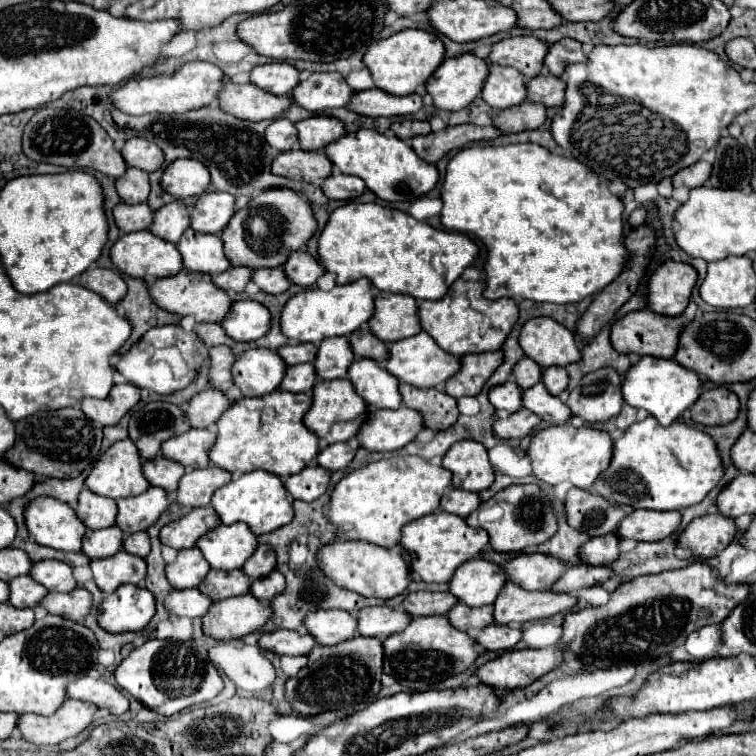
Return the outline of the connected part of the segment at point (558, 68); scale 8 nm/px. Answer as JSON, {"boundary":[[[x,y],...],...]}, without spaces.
{"boundary":[[[571,38],[555,42],[545,56],[545,66],[553,76],[561,76],[567,64],[577,64],[577,62],[587,62],[587,56],[583,52],[581,42],[573,42]]]}

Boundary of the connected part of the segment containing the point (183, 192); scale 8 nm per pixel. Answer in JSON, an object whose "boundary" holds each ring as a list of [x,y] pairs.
{"boundary":[[[179,158],[167,166],[161,186],[175,198],[201,196],[209,186],[209,170],[193,158]]]}

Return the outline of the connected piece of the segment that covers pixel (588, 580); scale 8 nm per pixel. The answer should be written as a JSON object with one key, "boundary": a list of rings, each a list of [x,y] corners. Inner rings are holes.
{"boundary":[[[577,564],[565,570],[565,574],[555,582],[553,590],[557,592],[567,592],[571,594],[573,590],[579,590],[583,586],[593,586],[593,584],[601,584],[609,578],[613,578],[613,570],[609,566],[585,566],[585,564]]]}

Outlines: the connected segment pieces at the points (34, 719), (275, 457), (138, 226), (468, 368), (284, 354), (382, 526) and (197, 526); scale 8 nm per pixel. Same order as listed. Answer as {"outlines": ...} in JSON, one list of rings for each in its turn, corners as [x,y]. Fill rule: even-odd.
{"outlines":[[[[67,698],[53,716],[23,714],[17,726],[25,740],[37,746],[53,746],[65,738],[77,736],[87,726],[91,726],[95,712],[97,712],[97,706]]],[[[275,390],[259,398],[237,400],[217,420],[217,442],[209,458],[231,474],[265,470],[281,478],[301,472],[319,454],[319,438],[303,424],[303,416],[311,408],[311,396],[305,392]]],[[[141,202],[141,204],[117,204],[113,208],[113,216],[115,216],[115,224],[123,230],[123,232],[135,232],[135,230],[147,230],[153,222],[153,210],[149,208],[149,204]]],[[[503,350],[485,354],[467,354],[461,358],[461,370],[447,380],[445,392],[453,398],[477,396],[491,374],[503,364]]],[[[287,344],[279,348],[277,352],[281,358],[285,358],[289,366],[295,366],[301,362],[313,362],[313,358],[317,356],[317,346],[315,344]]],[[[393,456],[349,472],[335,486],[329,504],[329,522],[345,532],[347,540],[365,540],[377,546],[395,546],[401,528],[421,516],[439,510],[441,496],[451,488],[453,474],[443,466],[431,466],[425,458]]],[[[211,506],[191,510],[183,518],[167,524],[161,530],[161,542],[167,546],[173,546],[177,550],[193,548],[197,544],[197,538],[207,534],[207,530],[217,528],[221,520],[217,518],[217,512]]]]}

